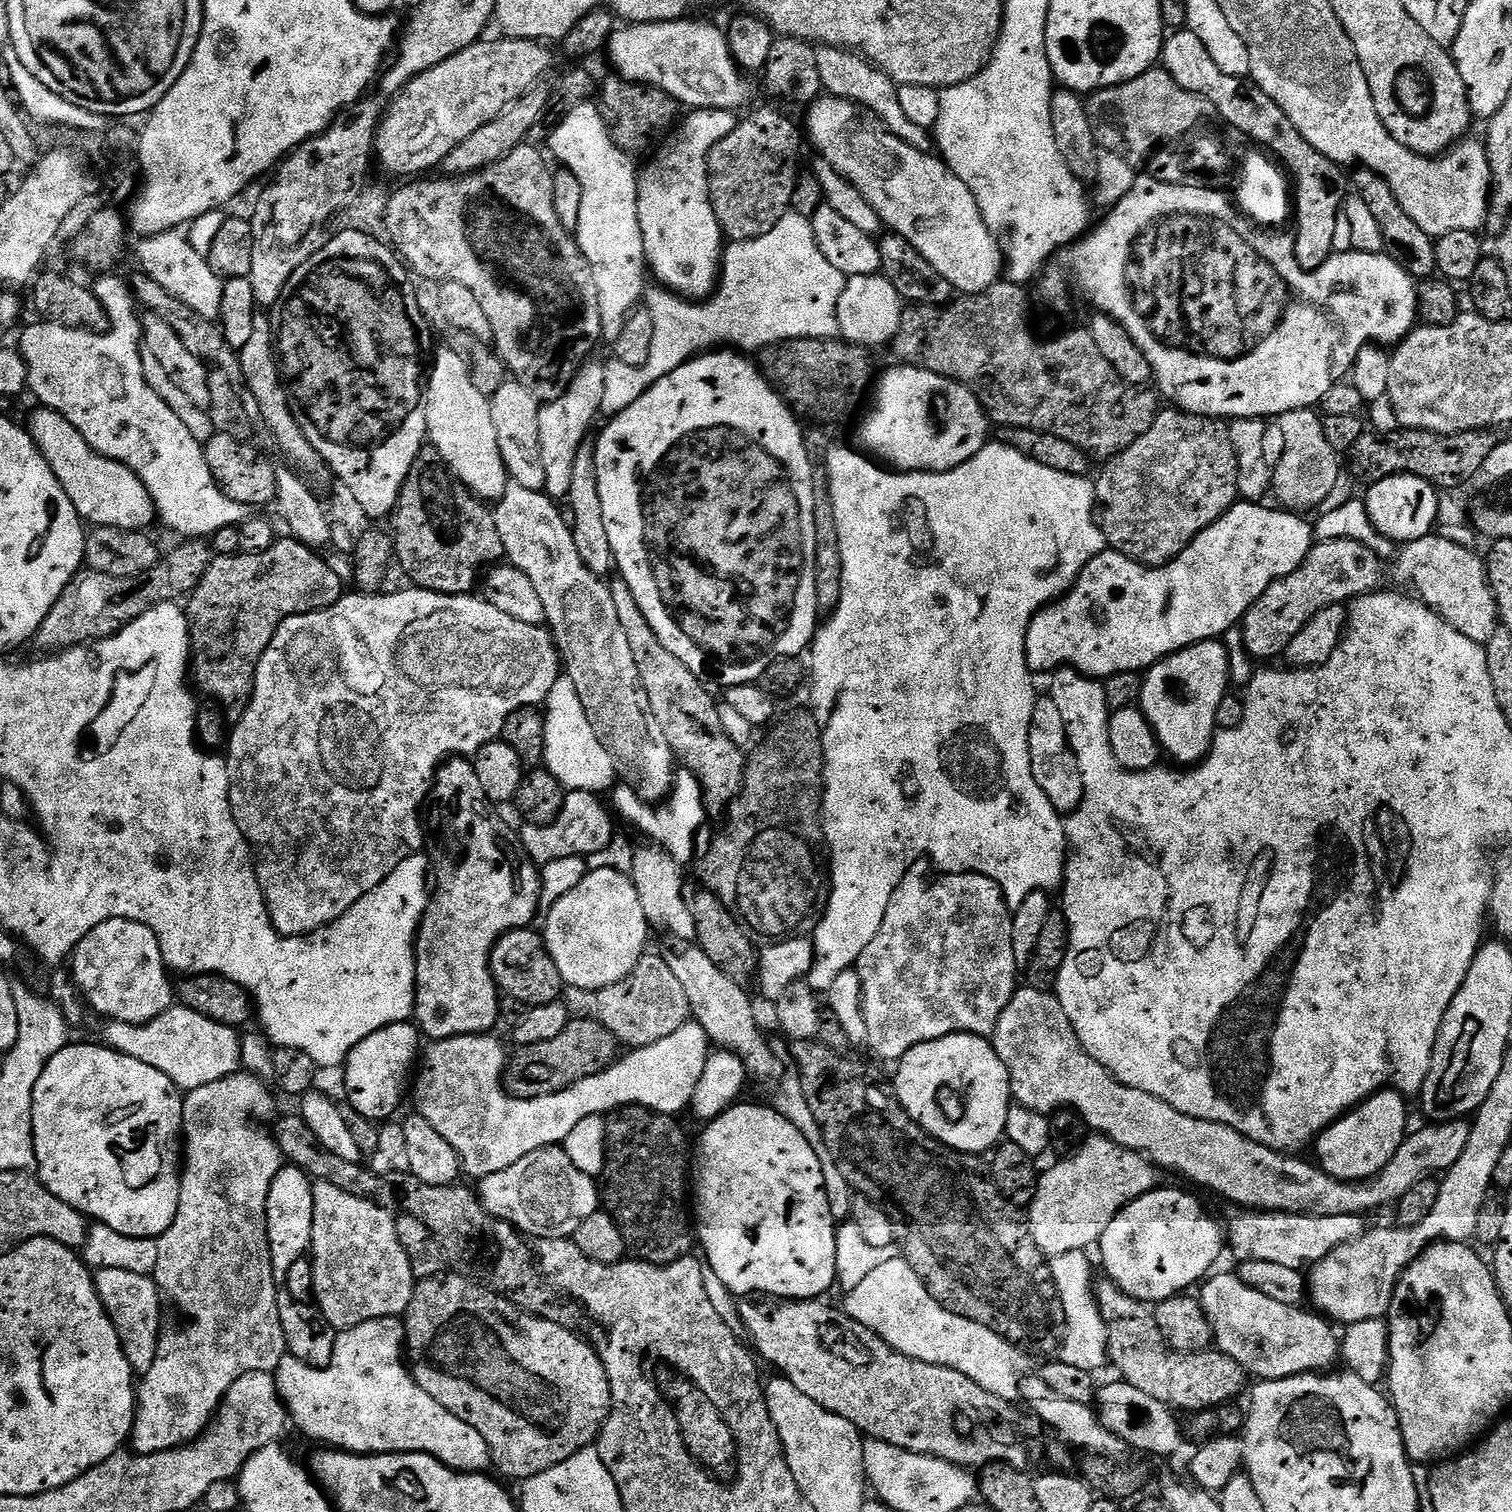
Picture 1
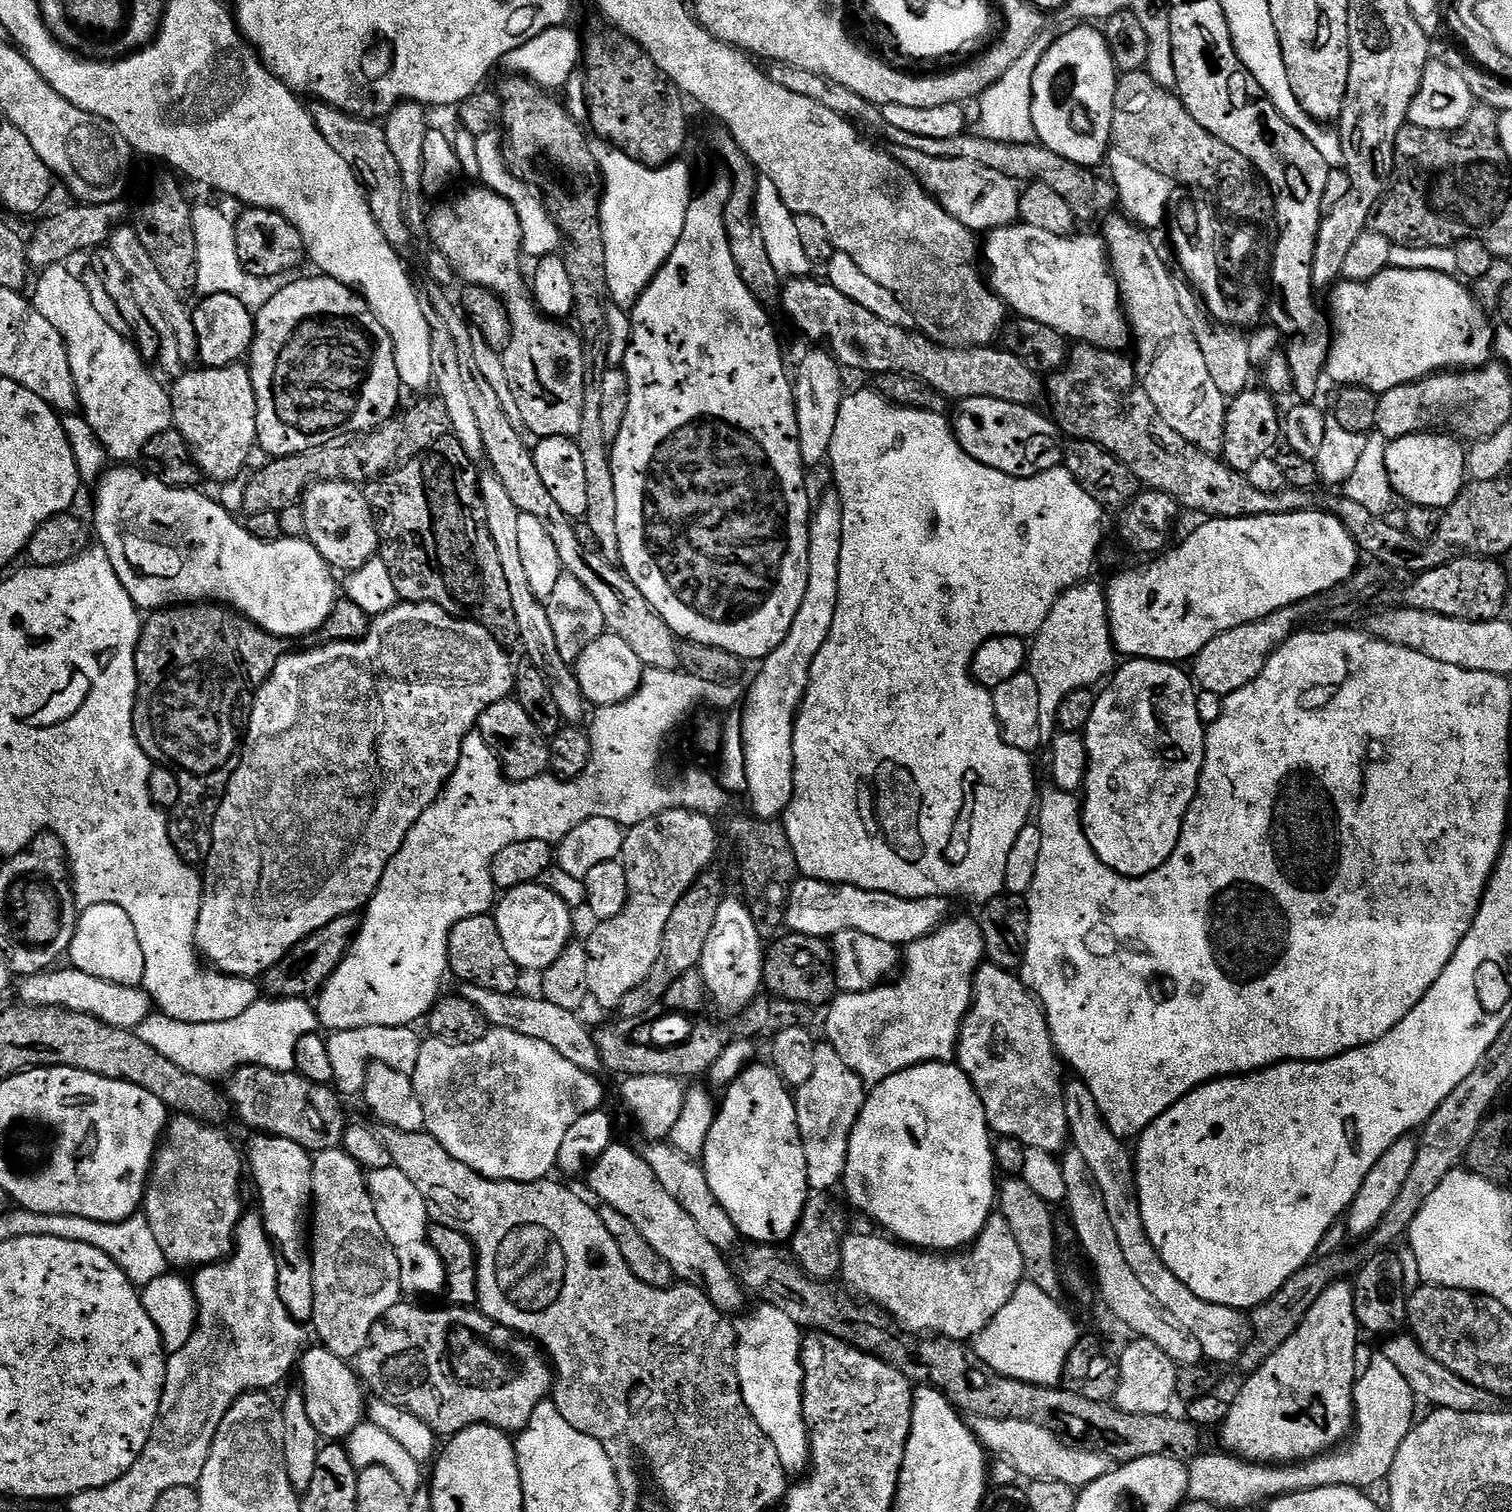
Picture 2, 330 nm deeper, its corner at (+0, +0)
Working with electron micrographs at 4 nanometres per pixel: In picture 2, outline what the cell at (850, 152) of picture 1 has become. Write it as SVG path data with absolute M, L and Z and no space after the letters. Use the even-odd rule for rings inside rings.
M1017 222L1006 226L1005 228L996 228L993 232L987 233L982 240L982 260L988 263L988 272L986 268L986 280L993 292L1004 301L1005 305L1017 317L1034 322L1042 322L1045 326L1054 326L1069 341L1079 342L1081 344L1094 344L1097 348L1109 348L1112 352L1120 352L1124 347L1130 344L1130 328L1126 323L1126 313L1122 307L1120 299L1120 287L1116 285L1116 278L1112 275L1112 265L1108 258L1108 249L1104 247L1104 241L1099 235L1080 236L1073 234L1070 236L1059 236L1058 234L1049 234L1047 230L1038 230L1038 226L1030 226L1023 222Z

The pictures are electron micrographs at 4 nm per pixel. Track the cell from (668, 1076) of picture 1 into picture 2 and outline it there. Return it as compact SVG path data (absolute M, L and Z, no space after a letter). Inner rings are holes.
M492 1028L481 1041L473 1042L470 1045L451 1044L437 1038L425 1039L420 1045L417 1068L413 1070L411 1078L414 1090L418 1094L418 1102L422 1102L422 1114L426 1114L424 1123L426 1131L451 1156L458 1158L458 1162L470 1166L470 1170L479 1172L488 1180L517 1180L523 1184L531 1180L545 1179L551 1173L548 1171L556 1168L558 1150L562 1150L562 1138L566 1138L566 1130L570 1130L570 1126L574 1126L574 1122L578 1122L578 1118L597 1111L603 1105L600 1103L604 1100L604 1088L600 1085L601 1077L599 1075L574 1066L574 1062L566 1062L566 1058L562 1058L562 1054L558 1054L558 1050L554 1050L554 1046L546 1046L546 1042L538 1042L538 1038L526 1038L522 1034L514 1034L510 1030L501 1028Z

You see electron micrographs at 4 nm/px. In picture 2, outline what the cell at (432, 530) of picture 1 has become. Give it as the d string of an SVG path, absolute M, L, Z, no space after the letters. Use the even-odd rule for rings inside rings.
M449 434L442 437L440 441L435 441L432 448L428 451L413 457L400 467L371 481L363 489L363 494L368 500L368 505L372 507L373 512L376 514L376 527L380 534L380 551L378 556L379 559L386 562L386 570L390 570L390 578L394 578L394 590L397 597L401 601L411 602L413 604L436 604L442 610L449 612L451 616L475 620L476 623L486 626L492 631L498 643L502 645L519 645L518 618L514 614L514 602L510 600L510 590L506 582L506 574L502 574L502 562L498 562L498 549L494 546L494 538L490 538L490 526L486 518L486 506L480 497L480 482L478 471L476 472L477 465L466 454L466 450L462 450L462 446L457 442L456 437Z

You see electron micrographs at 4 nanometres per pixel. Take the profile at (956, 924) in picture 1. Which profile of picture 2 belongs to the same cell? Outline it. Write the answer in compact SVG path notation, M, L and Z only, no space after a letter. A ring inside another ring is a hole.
M953 915L951 918L944 921L943 924L940 925L939 928L936 928L932 931L929 936L926 938L918 938L914 942L910 942L902 952L902 973L904 972L904 977L901 978L897 984L891 984L892 982L885 982L882 984L876 985L875 988L871 988L870 990L866 990L865 992L840 992L837 995L836 999L832 1001L831 1004L827 1005L826 1012L828 1012L828 1017L824 1020L824 1032L826 1035L827 1043L832 1044L834 1046L834 1050L837 1052L839 1057L842 1058L842 1062L846 1062L846 1066L850 1066L850 1070L854 1070L854 1074L858 1074L858 1078L862 1078L865 1082L865 1085L875 1086L880 1084L886 1078L890 1078L894 1074L898 1074L902 1070L906 1070L907 1068L913 1068L914 1066L918 1066L919 1064L935 1064L937 1062L952 1062L956 1060L956 1045L960 1042L960 1027L962 1026L962 1022L966 1018L966 1014L970 1009L972 1009L972 991L974 990L974 978L976 977L977 970L980 969L980 965L985 963L986 957L984 954L984 939L982 938L982 930L980 929L979 919L973 918L972 920L968 916L956 916Z

